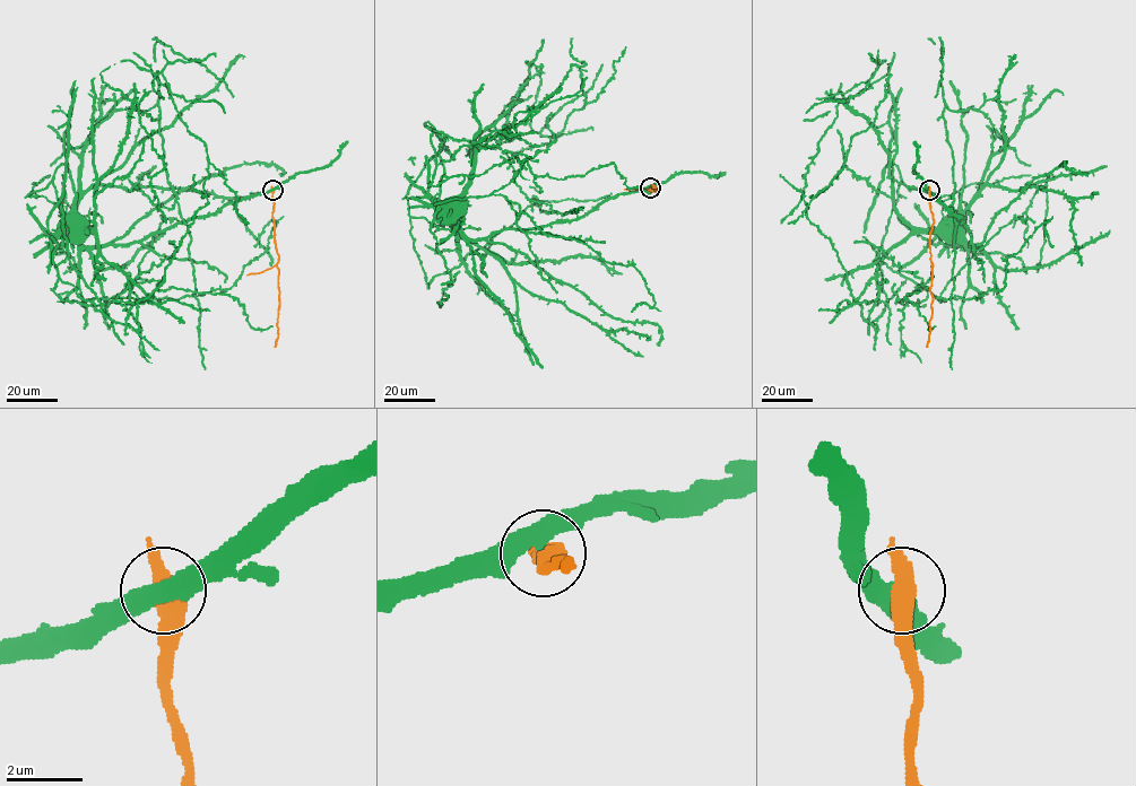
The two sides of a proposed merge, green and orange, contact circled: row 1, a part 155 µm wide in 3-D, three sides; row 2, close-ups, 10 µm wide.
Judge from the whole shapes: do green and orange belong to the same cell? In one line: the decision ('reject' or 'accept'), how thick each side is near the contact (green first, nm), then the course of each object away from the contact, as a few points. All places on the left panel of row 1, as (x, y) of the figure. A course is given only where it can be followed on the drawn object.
reject; 420 nm thick on the green side, 480 nm on the other; green runs (271, 190), (127, 244), (85, 246), (85, 220), (78, 216), (77, 221); orange runs (271, 190), (279, 291), (275, 347)

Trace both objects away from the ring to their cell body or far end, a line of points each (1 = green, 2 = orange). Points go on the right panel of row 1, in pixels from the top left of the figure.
1: (929, 190), (964, 221), (970, 243), (981, 246), (968, 243), (962, 225), (952, 216), (947, 221)
2: (929, 190), (934, 221), (929, 239), (933, 303), (926, 347)

